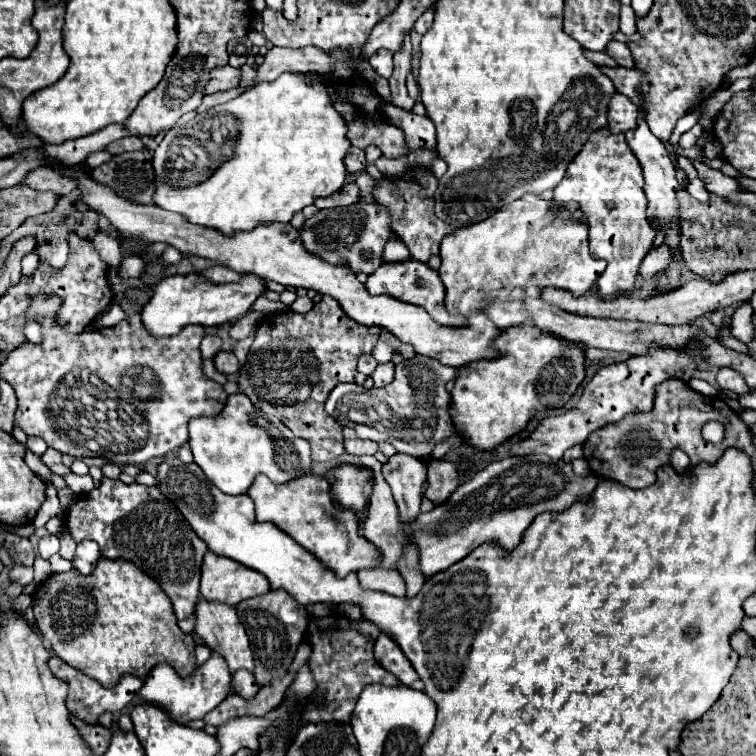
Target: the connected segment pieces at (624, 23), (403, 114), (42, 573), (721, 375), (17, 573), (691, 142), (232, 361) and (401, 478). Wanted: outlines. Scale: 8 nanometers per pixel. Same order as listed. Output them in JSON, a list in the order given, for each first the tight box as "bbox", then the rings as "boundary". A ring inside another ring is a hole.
[{"bbox":[619,6,637,36],"boundary":[[[621,6],[621,26],[619,30],[625,34],[625,36],[631,36],[637,32],[637,26],[635,26],[635,14],[631,12],[629,6]]]},{"bbox":[379,104,435,148],"boundary":[[[381,104],[379,112],[387,116],[389,124],[401,128],[407,136],[407,142],[413,148],[435,148],[435,126],[427,116],[419,116],[413,110],[403,110],[391,104]]]},{"bbox":[33,556,51,584],"boundary":[[[37,556],[37,558],[35,558],[33,568],[35,568],[35,582],[37,582],[37,584],[39,584],[39,582],[43,582],[47,576],[51,576],[49,562],[47,562],[47,560],[43,560],[41,556]]]},{"bbox":[717,368,749,394],"boundary":[[[721,368],[717,372],[717,384],[719,384],[719,388],[731,390],[735,394],[743,394],[743,392],[749,390],[747,384],[745,384],[745,380],[743,380],[743,376],[739,372],[731,370],[731,368]]]},{"bbox":[11,566,33,584],"boundary":[[[13,566],[11,570],[11,580],[19,582],[19,584],[29,584],[33,580],[33,568],[23,568],[23,566]]]},{"bbox":[679,124,703,148],"boundary":[[[697,124],[697,126],[693,126],[689,132],[685,132],[683,136],[681,136],[681,140],[679,140],[679,144],[681,144],[681,148],[691,148],[691,146],[695,146],[695,142],[697,142],[697,138],[703,134],[703,128]]]},{"bbox":[213,352,241,376],"boundary":[[[219,352],[219,354],[213,358],[213,364],[215,364],[215,370],[217,370],[219,374],[223,374],[223,376],[235,374],[235,372],[239,372],[239,368],[241,368],[233,352]]]},{"bbox":[383,454,427,522],"boundary":[[[395,454],[383,464],[383,476],[393,490],[393,498],[399,506],[401,520],[409,522],[419,514],[423,498],[423,482],[427,480],[427,466],[409,454]]]}]

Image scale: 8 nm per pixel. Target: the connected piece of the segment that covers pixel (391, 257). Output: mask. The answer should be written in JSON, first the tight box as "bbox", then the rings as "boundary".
{"bbox":[383,236,411,262],"boundary":[[[391,236],[391,240],[387,242],[387,248],[383,250],[383,260],[385,262],[401,262],[401,260],[407,260],[411,258],[409,254],[409,248],[405,246],[405,242],[399,238],[399,236]]]}

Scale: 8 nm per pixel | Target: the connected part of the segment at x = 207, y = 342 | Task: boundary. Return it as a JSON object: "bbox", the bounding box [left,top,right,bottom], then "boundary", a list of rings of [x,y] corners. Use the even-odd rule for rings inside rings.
{"bbox":[201,336,221,360],"boundary":[[[205,336],[203,338],[203,344],[201,344],[201,356],[203,360],[209,360],[213,358],[217,352],[221,350],[221,338],[219,336]]]}

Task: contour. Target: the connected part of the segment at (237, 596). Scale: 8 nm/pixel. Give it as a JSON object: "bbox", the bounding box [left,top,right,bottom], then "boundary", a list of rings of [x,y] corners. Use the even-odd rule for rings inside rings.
{"bbox":[201,550,269,606],"boundary":[[[207,550],[201,566],[201,596],[209,602],[235,606],[269,590],[269,580],[231,558]]]}

